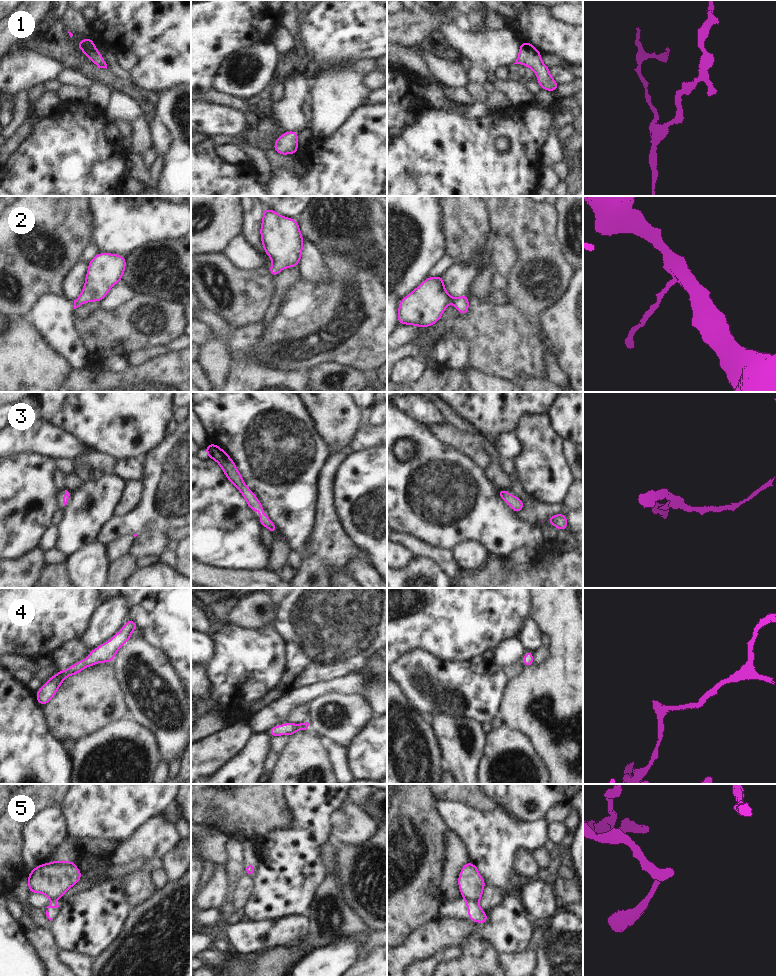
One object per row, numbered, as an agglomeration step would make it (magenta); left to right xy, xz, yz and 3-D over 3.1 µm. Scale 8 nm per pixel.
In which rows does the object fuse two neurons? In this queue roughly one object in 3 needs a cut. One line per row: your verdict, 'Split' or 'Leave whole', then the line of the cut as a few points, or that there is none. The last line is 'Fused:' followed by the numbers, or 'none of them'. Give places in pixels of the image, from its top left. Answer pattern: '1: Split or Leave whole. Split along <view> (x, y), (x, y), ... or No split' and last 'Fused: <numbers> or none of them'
1: Leave whole. No split
2: Leave whole. No split
3: Leave whole. No split
4: Leave whole. No split
5: Split. Split along yz (477, 900), (469, 900), (467, 902)
Fused: 5.

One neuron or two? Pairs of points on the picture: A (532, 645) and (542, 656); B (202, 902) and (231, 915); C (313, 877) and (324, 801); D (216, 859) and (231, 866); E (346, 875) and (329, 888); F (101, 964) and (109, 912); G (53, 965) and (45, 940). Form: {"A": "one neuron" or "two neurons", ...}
{"A": "two neurons", "B": "two neurons", "C": "one neuron", "D": "two neurons", "E": "two neurons", "F": "two neurons", "G": "one neuron"}

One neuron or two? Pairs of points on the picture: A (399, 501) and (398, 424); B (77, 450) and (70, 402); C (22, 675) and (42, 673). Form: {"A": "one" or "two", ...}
{"A": "one", "B": "two", "C": "two"}

